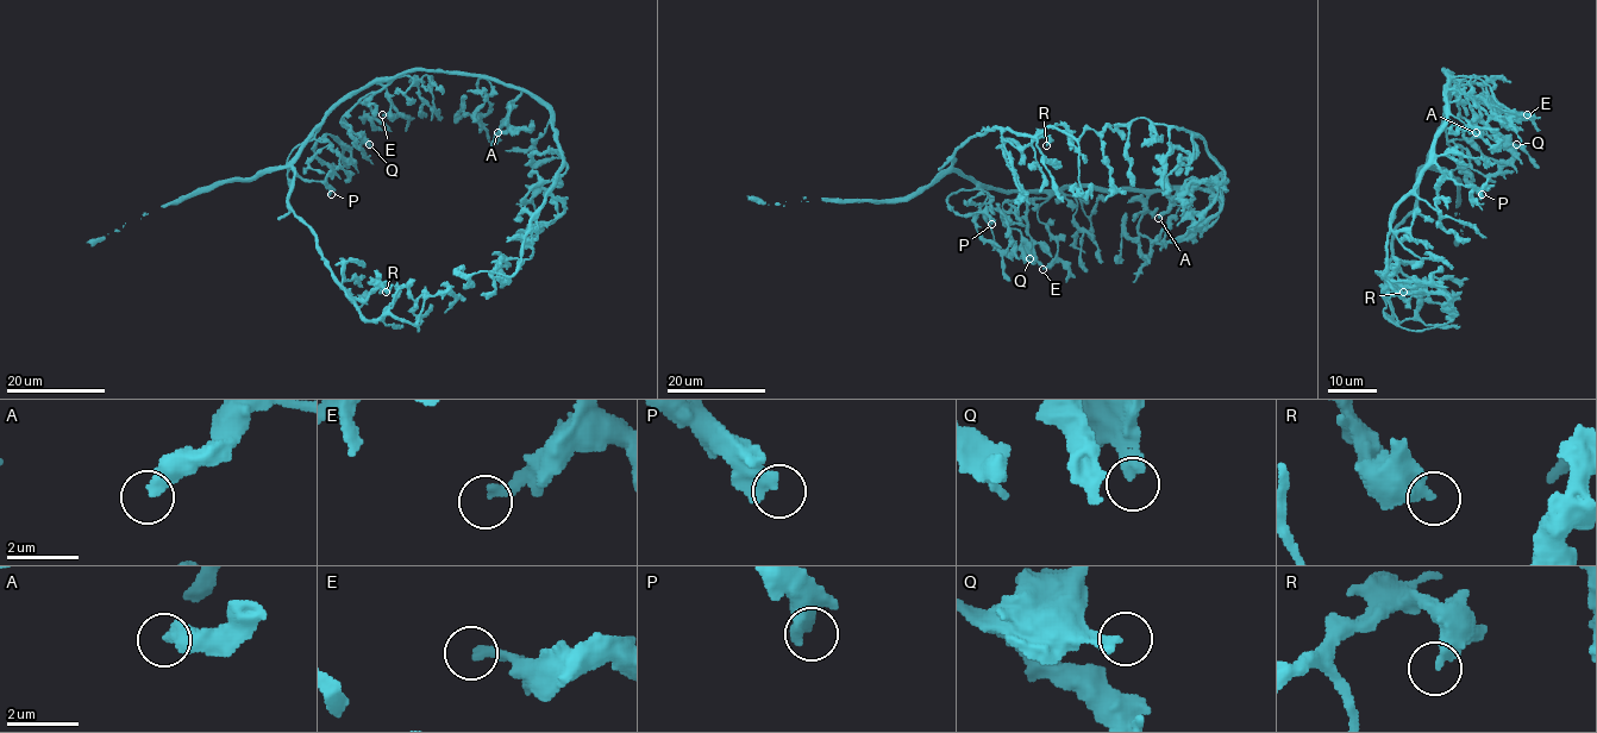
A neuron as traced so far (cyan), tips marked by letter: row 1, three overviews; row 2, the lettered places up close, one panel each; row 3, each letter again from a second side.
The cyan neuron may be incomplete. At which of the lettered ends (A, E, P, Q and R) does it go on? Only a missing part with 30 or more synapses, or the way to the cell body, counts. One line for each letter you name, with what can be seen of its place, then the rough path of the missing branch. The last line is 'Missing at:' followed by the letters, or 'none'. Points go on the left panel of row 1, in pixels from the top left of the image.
Missing at: none

